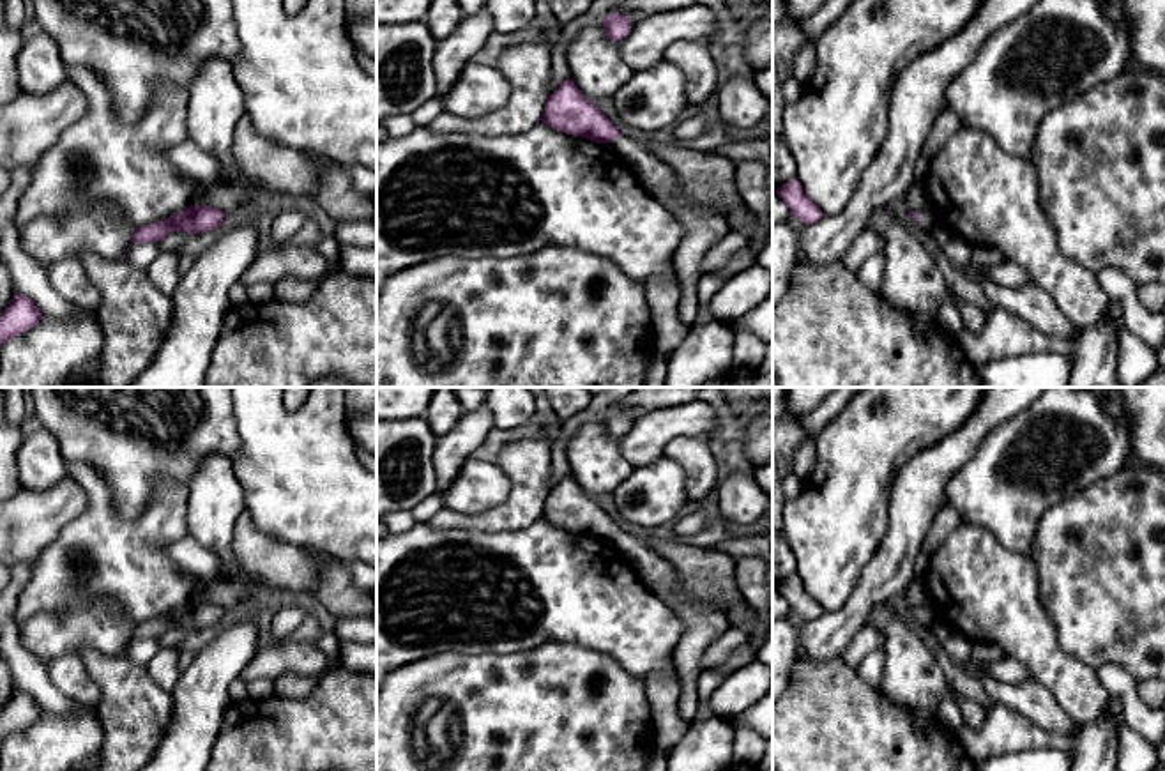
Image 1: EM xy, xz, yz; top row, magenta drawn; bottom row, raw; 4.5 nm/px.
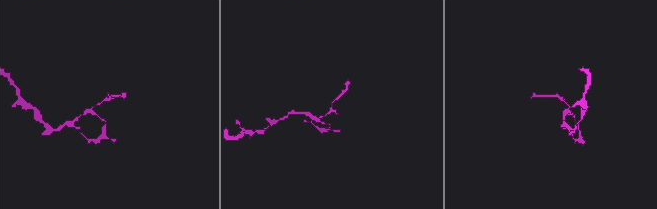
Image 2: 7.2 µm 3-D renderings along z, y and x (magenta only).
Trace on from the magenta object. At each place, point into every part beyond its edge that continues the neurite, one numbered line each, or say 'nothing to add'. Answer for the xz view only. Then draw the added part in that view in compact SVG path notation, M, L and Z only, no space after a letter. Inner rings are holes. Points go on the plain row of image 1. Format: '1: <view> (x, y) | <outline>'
1: xz (702, 626) | M617 532L608 539L633 564L638 576L670 607L684 622L684 633L674 649L675 676L681 683L679 716L693 723L698 713L700 660L732 624L725 612L702 607L677 591L674 566L638 538Z

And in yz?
1: yz (925, 612) | M928 601L921 607L918 607L918 619L923 626L932 626L933 619L935 619L935 612Z

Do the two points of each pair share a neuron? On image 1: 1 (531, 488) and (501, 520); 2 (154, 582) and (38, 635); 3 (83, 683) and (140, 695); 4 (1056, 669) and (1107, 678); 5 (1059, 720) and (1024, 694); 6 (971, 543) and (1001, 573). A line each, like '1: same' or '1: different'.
1: same
2: different
3: different
4: different
5: same
6: same

